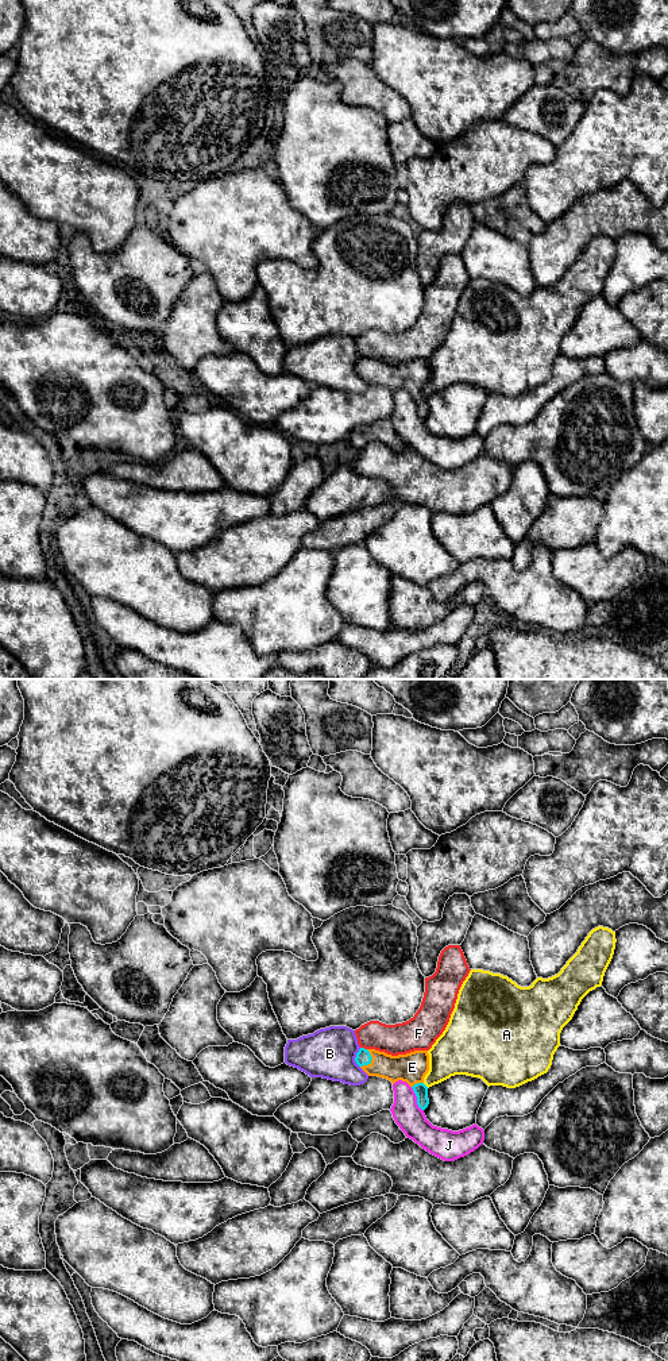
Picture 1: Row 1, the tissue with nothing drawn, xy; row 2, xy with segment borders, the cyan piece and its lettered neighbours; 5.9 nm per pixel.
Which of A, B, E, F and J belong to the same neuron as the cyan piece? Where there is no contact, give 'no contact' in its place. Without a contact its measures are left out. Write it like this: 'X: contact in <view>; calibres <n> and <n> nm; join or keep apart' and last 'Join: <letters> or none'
A: contact in xy; calibres 80 and 260 nm; keep apart
B: contact in xy; calibres 90 and 300 nm; keep apart
E: contact in xy; calibres 90 and 180 nm; join
F: contact in xy; calibres 90 and 190 nm; keep apart
J: contact in xy; calibres 80 and 170 nm; keep apart
Join: E

